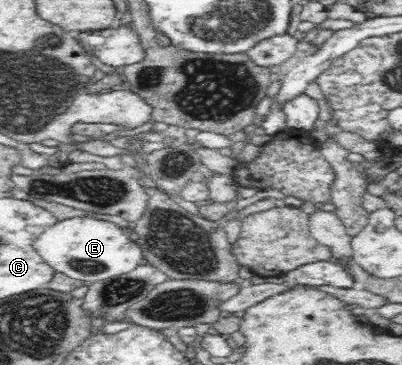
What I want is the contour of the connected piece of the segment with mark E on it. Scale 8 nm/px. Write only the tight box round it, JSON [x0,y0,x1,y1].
[35,216,144,280]

